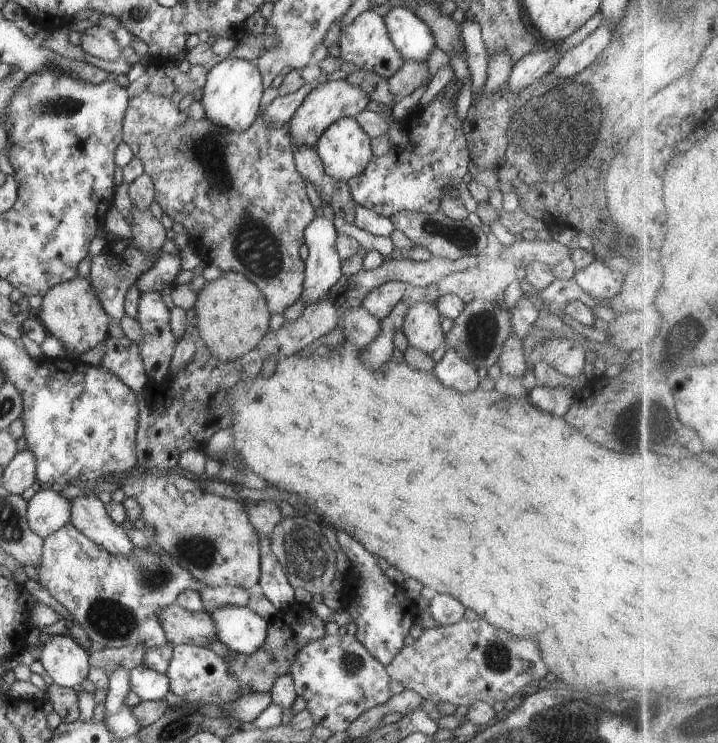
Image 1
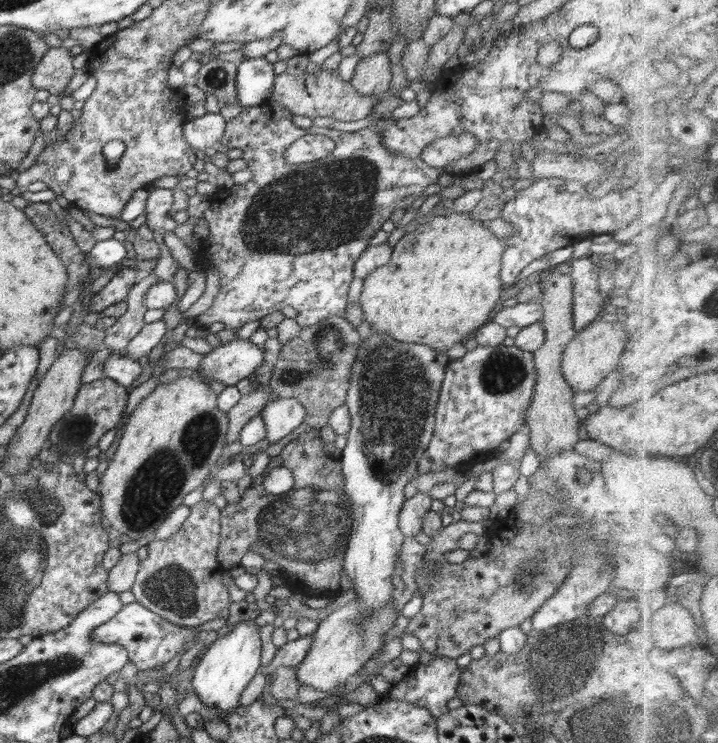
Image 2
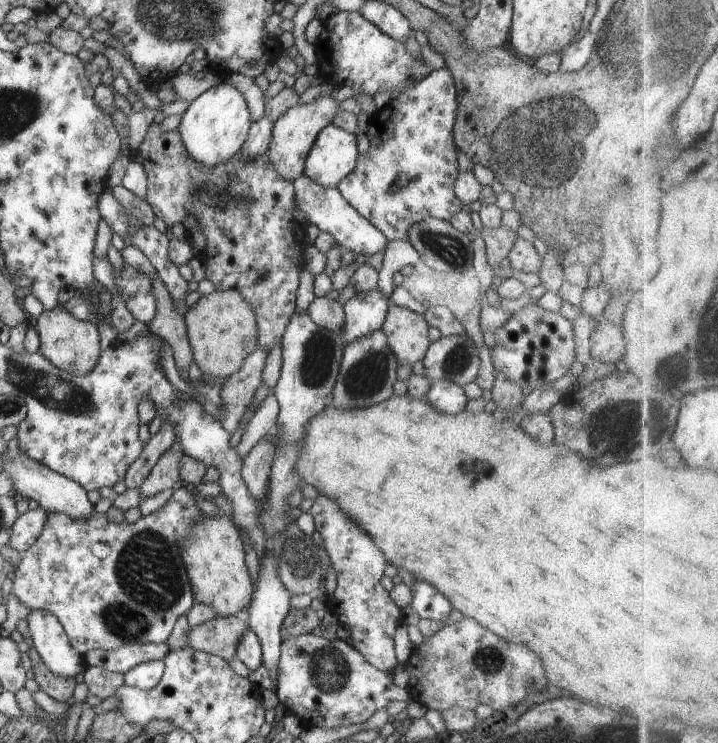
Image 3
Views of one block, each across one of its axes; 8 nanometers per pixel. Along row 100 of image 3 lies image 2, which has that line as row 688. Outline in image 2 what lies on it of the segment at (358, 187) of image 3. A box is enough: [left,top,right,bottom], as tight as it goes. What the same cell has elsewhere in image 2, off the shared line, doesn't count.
[381,655,463,718]

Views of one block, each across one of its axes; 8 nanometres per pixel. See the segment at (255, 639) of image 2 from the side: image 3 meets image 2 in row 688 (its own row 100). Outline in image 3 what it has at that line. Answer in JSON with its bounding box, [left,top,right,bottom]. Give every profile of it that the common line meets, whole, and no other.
[177,78,252,166]

